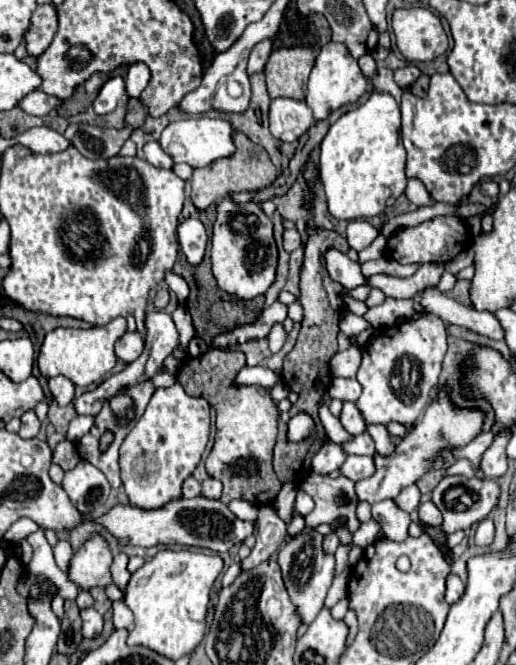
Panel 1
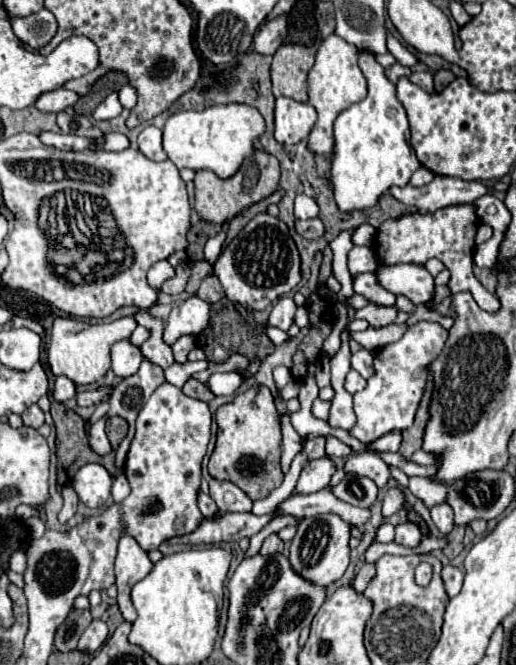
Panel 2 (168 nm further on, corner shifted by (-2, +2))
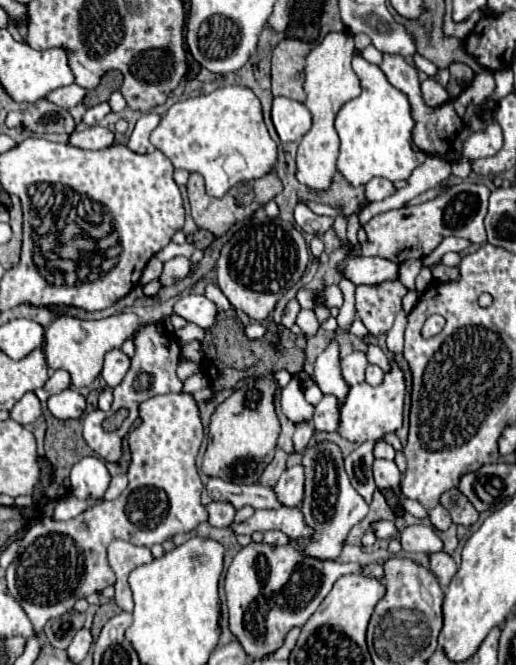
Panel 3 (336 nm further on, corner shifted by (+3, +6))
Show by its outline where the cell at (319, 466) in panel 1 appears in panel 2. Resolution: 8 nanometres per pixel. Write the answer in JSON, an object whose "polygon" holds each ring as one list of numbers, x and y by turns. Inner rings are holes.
{"polygon":[[329,456,317,458,317,460,309,460,307,466,303,468,299,482,295,486,295,490,299,494,311,494,311,492,319,492,323,488,329,486,329,480,335,472,335,462]]}

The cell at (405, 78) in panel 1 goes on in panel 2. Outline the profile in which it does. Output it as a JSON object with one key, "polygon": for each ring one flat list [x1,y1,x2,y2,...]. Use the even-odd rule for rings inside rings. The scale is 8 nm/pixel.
{"polygon":[[413,72,409,80,417,84,419,88,423,88,425,92,433,92,433,74,431,72]]}

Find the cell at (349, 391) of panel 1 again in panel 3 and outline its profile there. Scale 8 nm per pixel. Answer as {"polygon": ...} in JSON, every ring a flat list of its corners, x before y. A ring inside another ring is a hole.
{"polygon":[[352,352,348,354,346,358,342,358,342,374,346,378,346,382,352,386,352,384,358,384,358,382,364,382,364,370,368,366,368,358,366,358,366,352]]}

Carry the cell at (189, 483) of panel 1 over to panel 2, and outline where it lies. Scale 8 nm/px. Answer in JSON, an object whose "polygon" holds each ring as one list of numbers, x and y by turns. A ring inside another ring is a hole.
{"polygon":[[199,492,199,494,197,494,197,506,199,506,201,514,207,516,207,518,211,518,211,516,217,512,217,504,215,504,213,498,211,498,209,494,205,494,205,492]]}

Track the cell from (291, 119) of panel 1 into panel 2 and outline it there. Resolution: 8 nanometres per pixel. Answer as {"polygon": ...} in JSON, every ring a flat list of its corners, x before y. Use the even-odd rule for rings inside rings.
{"polygon":[[277,98,275,104,275,140,279,144,297,144,309,136,315,124,315,108,291,98]]}

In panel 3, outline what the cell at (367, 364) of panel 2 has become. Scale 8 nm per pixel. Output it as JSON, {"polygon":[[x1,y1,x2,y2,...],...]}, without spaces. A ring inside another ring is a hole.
{"polygon":[[370,364,370,366,366,368,366,382,368,382,370,386,378,386,378,384,382,384,382,380,384,380,384,372,382,372,378,366]]}

